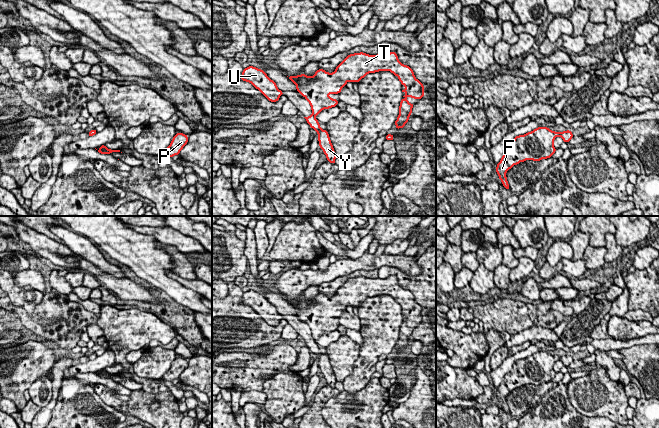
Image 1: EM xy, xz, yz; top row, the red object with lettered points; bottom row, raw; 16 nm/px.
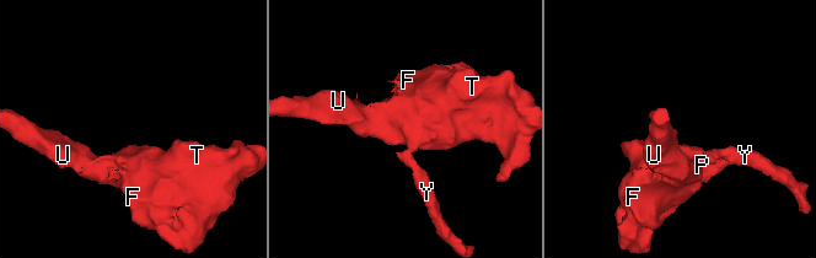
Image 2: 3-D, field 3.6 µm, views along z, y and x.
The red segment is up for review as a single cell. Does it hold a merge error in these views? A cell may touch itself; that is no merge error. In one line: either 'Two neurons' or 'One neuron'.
Two neurons

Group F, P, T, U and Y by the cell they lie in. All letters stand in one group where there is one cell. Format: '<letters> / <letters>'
F P T U / Y

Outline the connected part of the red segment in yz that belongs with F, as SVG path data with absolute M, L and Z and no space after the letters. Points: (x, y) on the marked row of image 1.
M538 127L524 135L516 136L496 167L496 172L503 186L510 189L506 173L514 165L526 160L538 162L552 157L556 151L554 139L559 134L559 132L551 131L547 127Z

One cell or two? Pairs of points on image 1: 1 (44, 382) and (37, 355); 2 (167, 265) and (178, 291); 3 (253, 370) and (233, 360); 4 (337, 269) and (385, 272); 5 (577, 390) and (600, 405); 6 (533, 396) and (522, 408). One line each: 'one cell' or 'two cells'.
1: two cells
2: one cell
3: one cell
4: two cells
5: one cell
6: one cell

